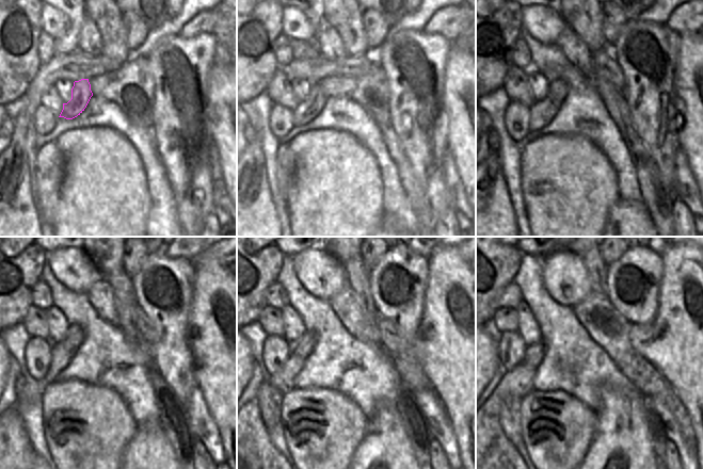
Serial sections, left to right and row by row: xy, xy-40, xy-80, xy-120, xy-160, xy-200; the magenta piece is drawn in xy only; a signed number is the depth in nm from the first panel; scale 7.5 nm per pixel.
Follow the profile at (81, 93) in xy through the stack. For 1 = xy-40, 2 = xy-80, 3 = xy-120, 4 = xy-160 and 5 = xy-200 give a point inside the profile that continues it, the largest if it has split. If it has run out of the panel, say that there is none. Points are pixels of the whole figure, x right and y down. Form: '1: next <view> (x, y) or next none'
1: next xy-40 (306, 111)
2: next xy-80 (542, 112)
3: next xy-120 (62, 353)
4: next xy-160 (285, 379)
5: next xy-200 (520, 381)

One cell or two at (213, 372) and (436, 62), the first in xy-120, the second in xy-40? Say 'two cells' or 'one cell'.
two cells

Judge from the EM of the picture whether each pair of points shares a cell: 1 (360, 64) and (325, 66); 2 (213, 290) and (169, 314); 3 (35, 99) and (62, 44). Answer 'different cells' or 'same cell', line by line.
1: same cell
2: different cells
3: different cells

